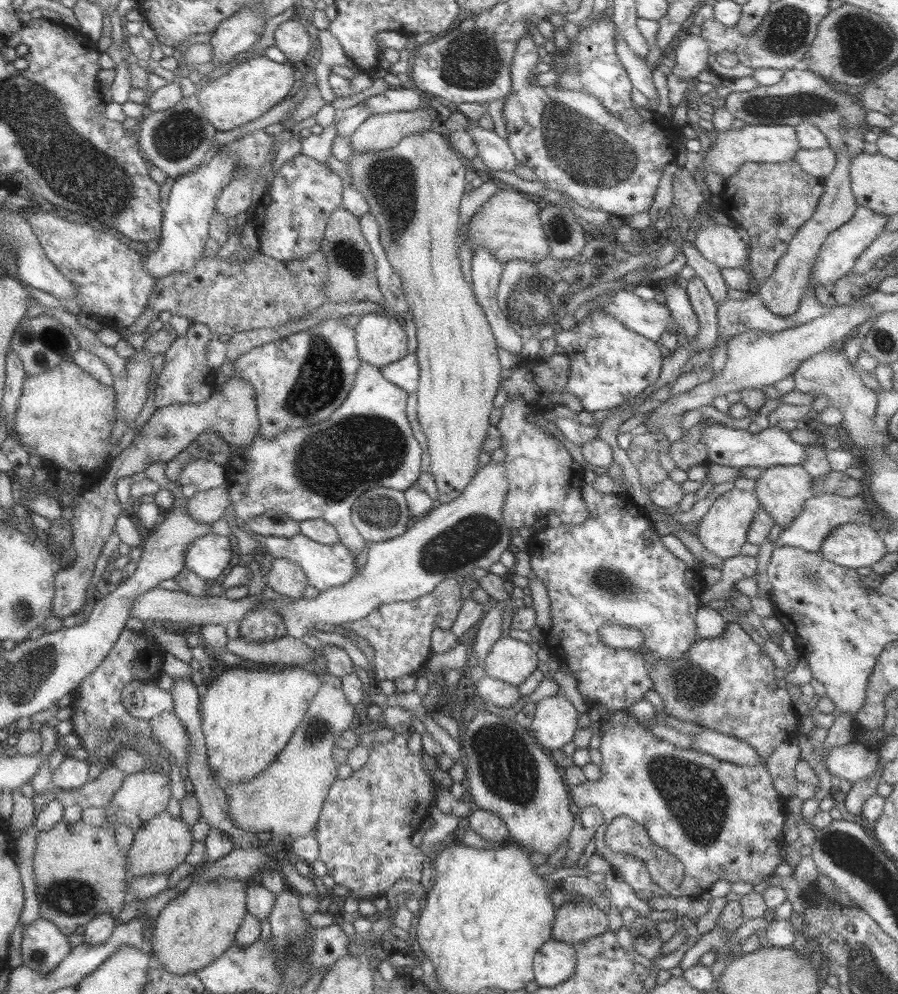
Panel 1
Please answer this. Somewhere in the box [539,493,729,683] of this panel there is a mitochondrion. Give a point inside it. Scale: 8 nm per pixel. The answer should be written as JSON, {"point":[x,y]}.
{"point":[613,582]}

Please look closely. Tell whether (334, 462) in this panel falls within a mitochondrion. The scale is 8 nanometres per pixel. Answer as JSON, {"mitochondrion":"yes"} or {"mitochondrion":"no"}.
{"mitochondrion":"yes"}

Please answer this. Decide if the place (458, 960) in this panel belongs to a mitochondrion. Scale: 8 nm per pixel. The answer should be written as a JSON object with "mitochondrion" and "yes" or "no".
{"mitochondrion":"no"}

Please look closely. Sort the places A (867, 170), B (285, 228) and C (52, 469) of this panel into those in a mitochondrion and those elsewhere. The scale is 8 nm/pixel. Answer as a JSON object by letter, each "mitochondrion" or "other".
{"A":"other","B":"other","C":"other"}

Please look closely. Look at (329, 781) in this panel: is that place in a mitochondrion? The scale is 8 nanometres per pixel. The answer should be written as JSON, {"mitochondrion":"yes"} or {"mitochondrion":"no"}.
{"mitochondrion":"no"}

